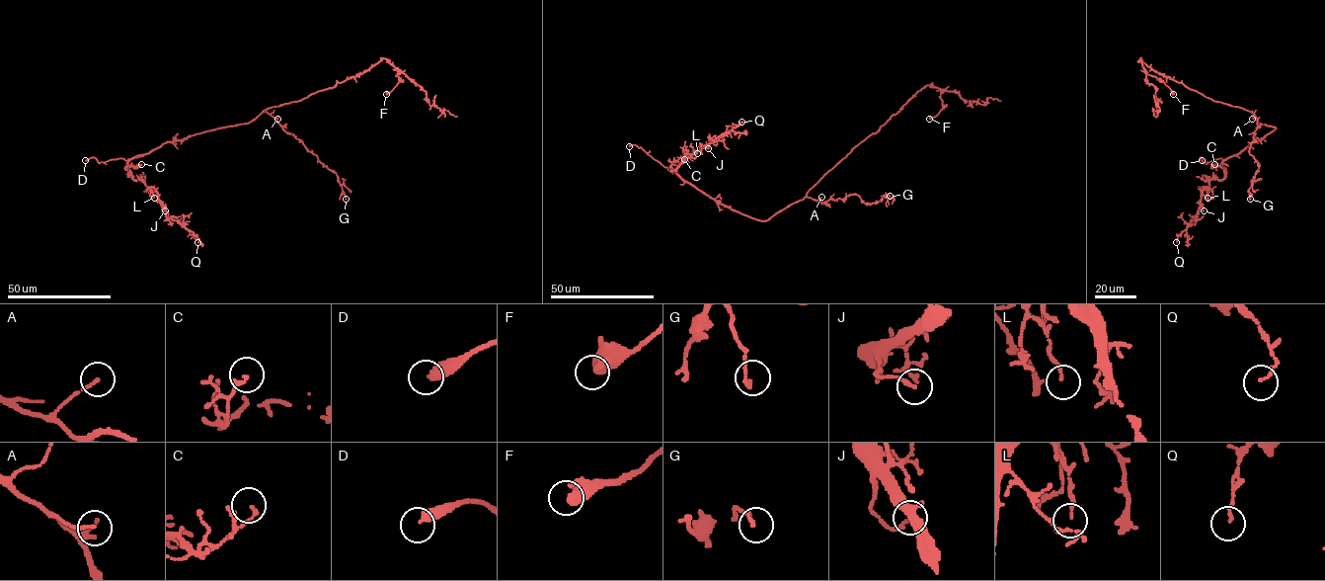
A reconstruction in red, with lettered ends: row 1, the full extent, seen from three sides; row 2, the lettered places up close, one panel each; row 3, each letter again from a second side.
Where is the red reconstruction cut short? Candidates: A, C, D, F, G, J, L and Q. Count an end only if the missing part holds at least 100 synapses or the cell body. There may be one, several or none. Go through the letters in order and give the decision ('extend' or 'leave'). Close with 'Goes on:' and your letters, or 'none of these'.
A: leave
C: leave
D: extend
F: leave
G: leave
J: leave
L: leave
Q: leave
Goes on: D

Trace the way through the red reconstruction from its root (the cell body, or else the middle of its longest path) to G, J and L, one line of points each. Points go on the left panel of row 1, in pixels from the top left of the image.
G: (255, 119), (264, 112), (272, 116), (285, 131), (298, 138), (336, 174), (346, 199)
J: (255, 119), (166, 141), (127, 162), (131, 177), (153, 187), (162, 209), (165, 210)
L: (255, 119), (166, 141), (132, 158), (127, 164), (131, 177), (141, 179), (154, 198)

